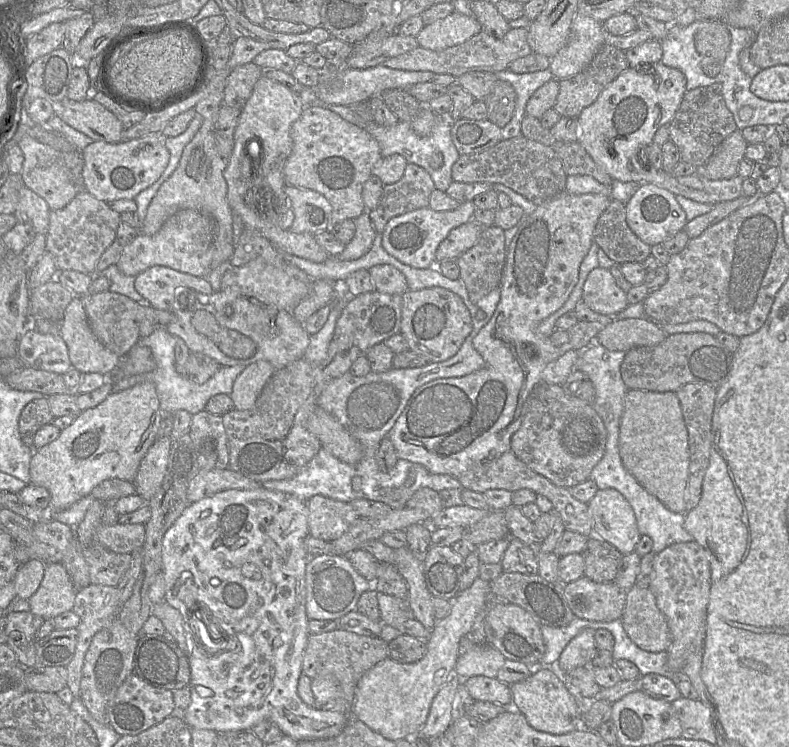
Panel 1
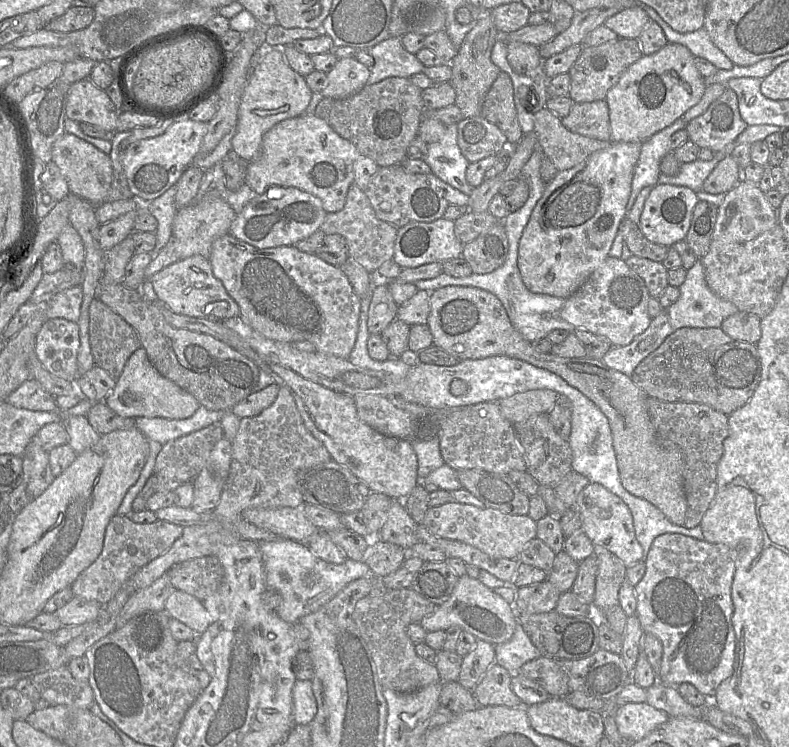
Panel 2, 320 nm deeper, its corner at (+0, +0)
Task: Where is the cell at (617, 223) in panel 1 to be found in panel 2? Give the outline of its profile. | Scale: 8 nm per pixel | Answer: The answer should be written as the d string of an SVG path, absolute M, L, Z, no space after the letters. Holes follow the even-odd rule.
M627 216L621 221L617 233L622 236L624 244L634 256L662 263L668 254L669 247L649 241L640 227Z

